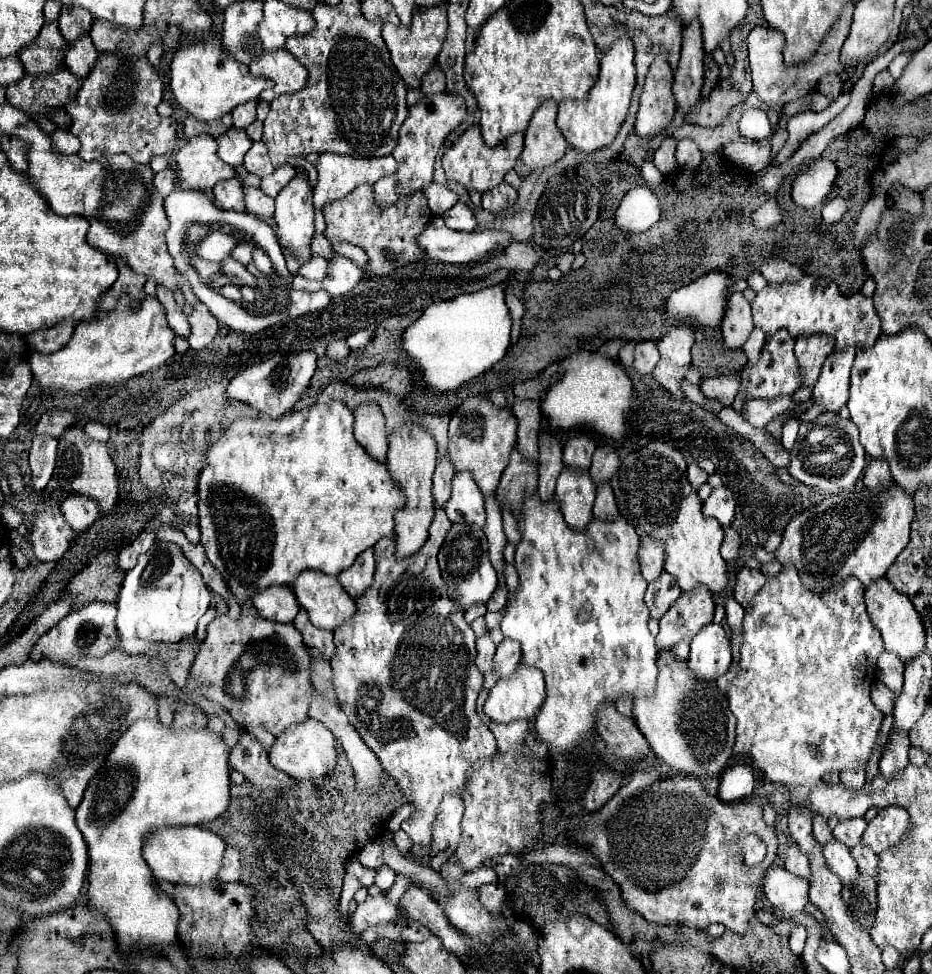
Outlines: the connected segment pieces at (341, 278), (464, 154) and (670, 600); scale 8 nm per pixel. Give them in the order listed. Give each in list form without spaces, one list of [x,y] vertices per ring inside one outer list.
[[[336,257],[332,261],[328,261],[328,277],[320,279],[320,281],[308,281],[304,277],[294,277],[294,289],[304,289],[304,291],[328,291],[332,297],[338,295],[346,295],[350,289],[354,289],[354,285],[358,285],[358,281],[364,277],[364,271],[354,265],[350,259],[346,257]]]
[[[474,125],[444,153],[442,165],[444,165],[444,171],[446,171],[446,179],[456,181],[462,187],[466,187],[468,191],[478,191],[482,195],[482,193],[490,191],[492,187],[500,185],[504,181],[504,175],[514,169],[514,163],[518,161],[518,157],[522,153],[522,147],[524,147],[524,135],[522,133],[516,133],[516,135],[508,137],[498,147],[486,147],[486,143],[480,135],[480,127]]]
[[[666,571],[656,581],[648,583],[648,589],[646,589],[646,605],[650,609],[650,617],[660,619],[674,605],[674,601],[680,597],[680,593],[682,591],[680,591],[678,583]]]

